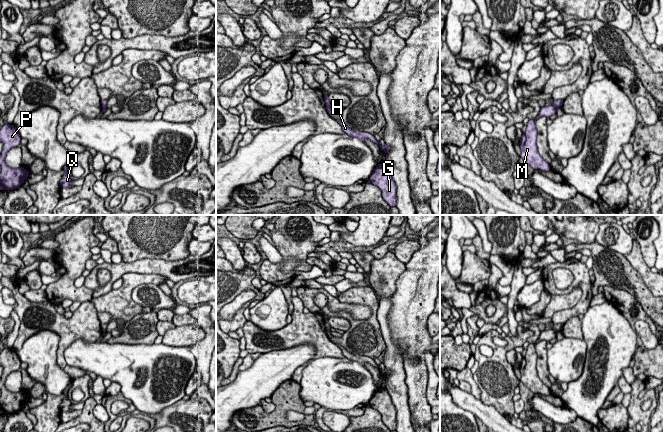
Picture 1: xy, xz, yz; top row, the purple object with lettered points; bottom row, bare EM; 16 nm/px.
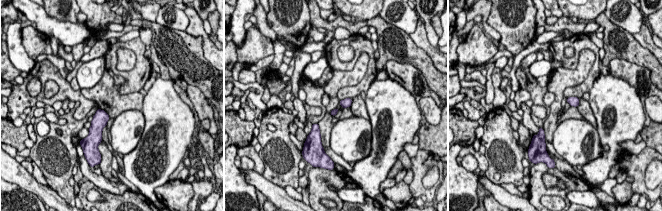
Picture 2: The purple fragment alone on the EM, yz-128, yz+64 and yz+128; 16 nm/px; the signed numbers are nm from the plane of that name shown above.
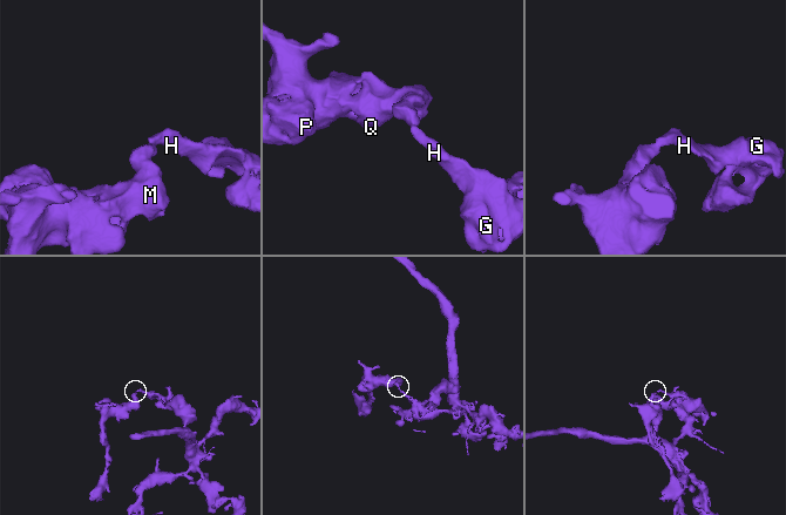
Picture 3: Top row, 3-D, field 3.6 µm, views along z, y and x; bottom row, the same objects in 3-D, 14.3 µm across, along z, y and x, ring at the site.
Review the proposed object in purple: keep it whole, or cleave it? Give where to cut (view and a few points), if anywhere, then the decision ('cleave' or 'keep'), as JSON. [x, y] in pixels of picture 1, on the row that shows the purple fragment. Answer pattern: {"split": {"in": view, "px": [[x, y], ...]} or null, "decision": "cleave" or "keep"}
{"split": {"in": "yz", "px": [[553, 104], [556, 108]]}, "decision": "cleave"}

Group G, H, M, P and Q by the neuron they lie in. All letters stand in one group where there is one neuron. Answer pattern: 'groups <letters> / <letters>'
groups G H / M P Q

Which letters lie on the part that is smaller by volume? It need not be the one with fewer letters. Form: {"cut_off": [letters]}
{"cut_off": ["M", "P", "Q"]}

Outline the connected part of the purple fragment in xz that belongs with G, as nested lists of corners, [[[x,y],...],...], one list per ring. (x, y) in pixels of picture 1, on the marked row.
[[[378,163],[368,181],[380,188],[383,199],[391,207],[396,207],[397,187],[386,164]]]

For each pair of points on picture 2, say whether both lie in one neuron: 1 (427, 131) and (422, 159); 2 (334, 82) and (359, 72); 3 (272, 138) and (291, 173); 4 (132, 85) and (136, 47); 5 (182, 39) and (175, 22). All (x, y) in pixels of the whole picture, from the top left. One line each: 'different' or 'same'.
1: different
2: same
3: same
4: same
5: different

